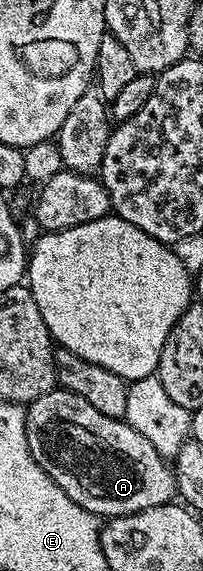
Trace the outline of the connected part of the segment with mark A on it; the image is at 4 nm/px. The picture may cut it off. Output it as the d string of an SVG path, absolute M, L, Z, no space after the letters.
M54 388L28 403L25 431L35 464L39 464L39 468L43 468L43 472L47 472L47 476L51 476L51 480L55 480L55 484L59 484L59 488L63 488L63 492L79 504L79 508L102 519L141 513L157 505L172 503L177 498L177 481L172 465L156 451L155 445L125 420L103 416L99 408L91 408L91 404L87 404L83 396L75 396L75 392Z

